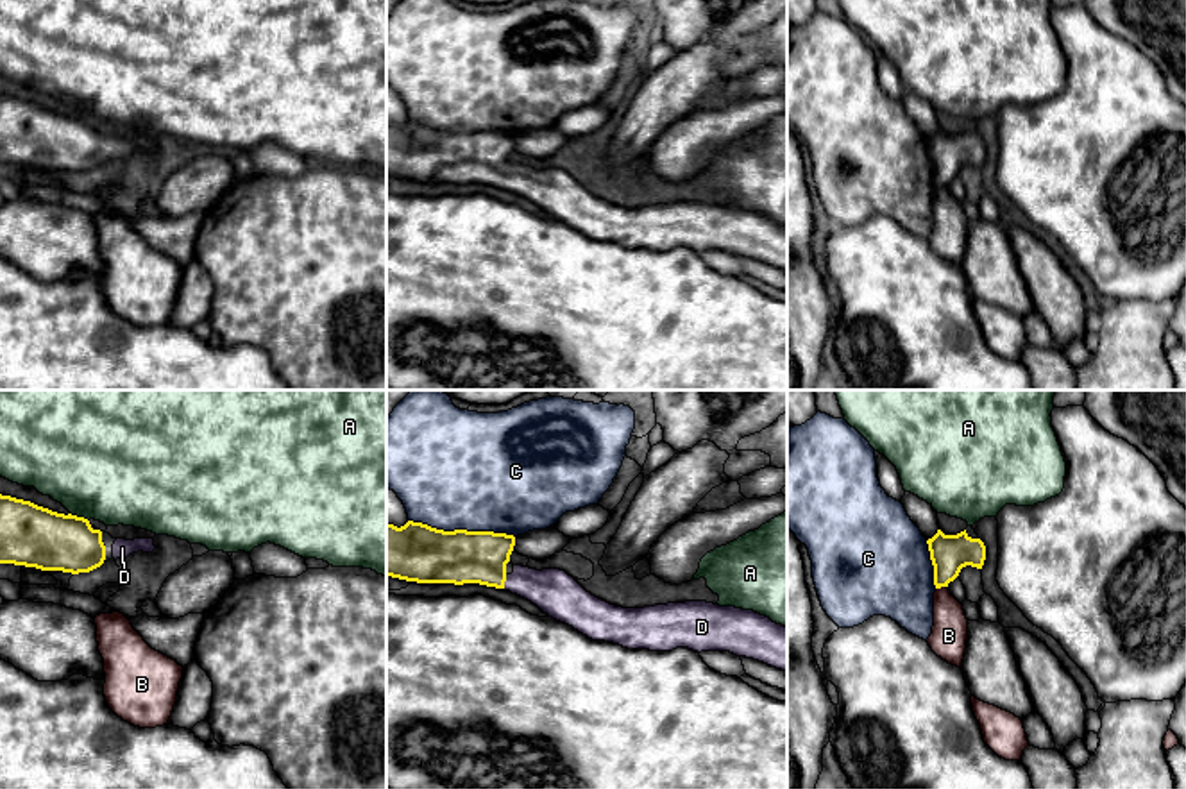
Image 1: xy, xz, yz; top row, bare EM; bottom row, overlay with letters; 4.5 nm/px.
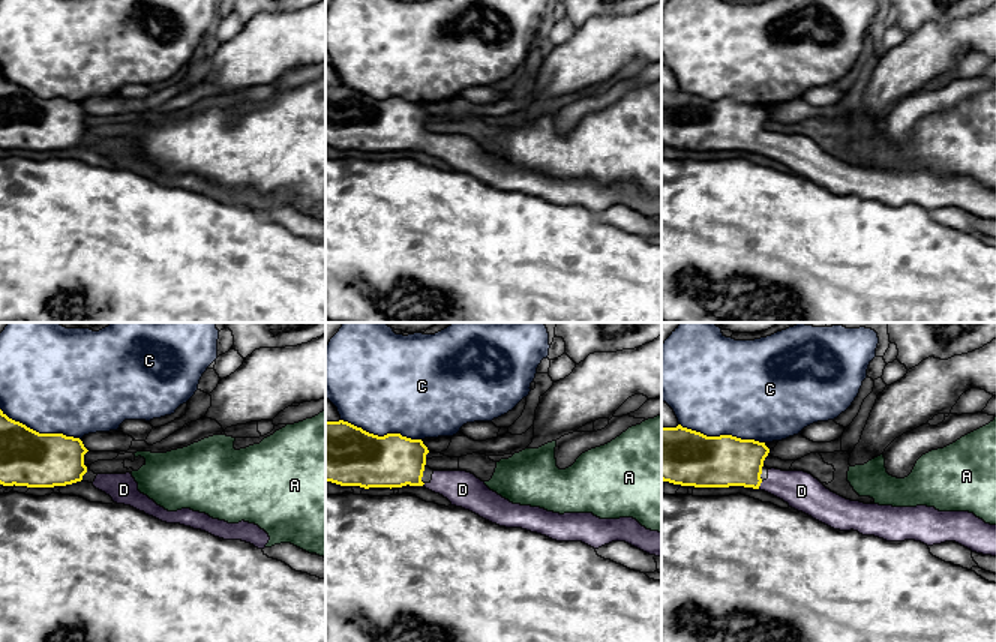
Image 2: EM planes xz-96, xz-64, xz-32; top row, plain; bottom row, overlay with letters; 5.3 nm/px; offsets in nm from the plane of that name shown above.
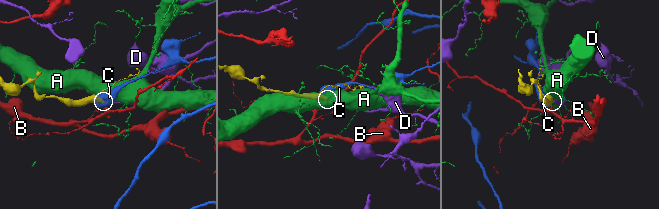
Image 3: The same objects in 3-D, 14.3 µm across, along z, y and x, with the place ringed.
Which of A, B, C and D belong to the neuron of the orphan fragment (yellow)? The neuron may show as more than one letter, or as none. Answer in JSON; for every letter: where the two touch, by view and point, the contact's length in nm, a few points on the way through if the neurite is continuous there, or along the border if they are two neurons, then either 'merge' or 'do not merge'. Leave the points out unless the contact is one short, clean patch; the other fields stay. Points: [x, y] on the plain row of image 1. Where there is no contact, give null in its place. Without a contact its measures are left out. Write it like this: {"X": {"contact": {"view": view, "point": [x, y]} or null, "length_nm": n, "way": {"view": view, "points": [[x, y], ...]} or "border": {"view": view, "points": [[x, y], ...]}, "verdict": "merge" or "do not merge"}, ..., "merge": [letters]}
{"A": {"contact": {"view": "xy", "point": [79, 117]}, "length_nm": 100, "verdict": "do not merge"}, "B": {"contact": {"view": "yz", "point": [940, 186]}, "length_nm": 50, "border": {"view": "yz", "points": [[945, 185], [936, 188]]}, "verdict": "do not merge"}, "C": {"contact": {"view": "xz", "point": [462, 129]}, "length_nm": 480, "verdict": "do not merge"}, "D": {"contact": {"view": "xz", "point": [505, 179]}, "length_nm": 70, "way": {"view": "xz", "points": [[458, 156], [478, 156], [505, 179], [526, 181], [555, 192]]}, "verdict": "merge"}, "merge": ["D"]}

